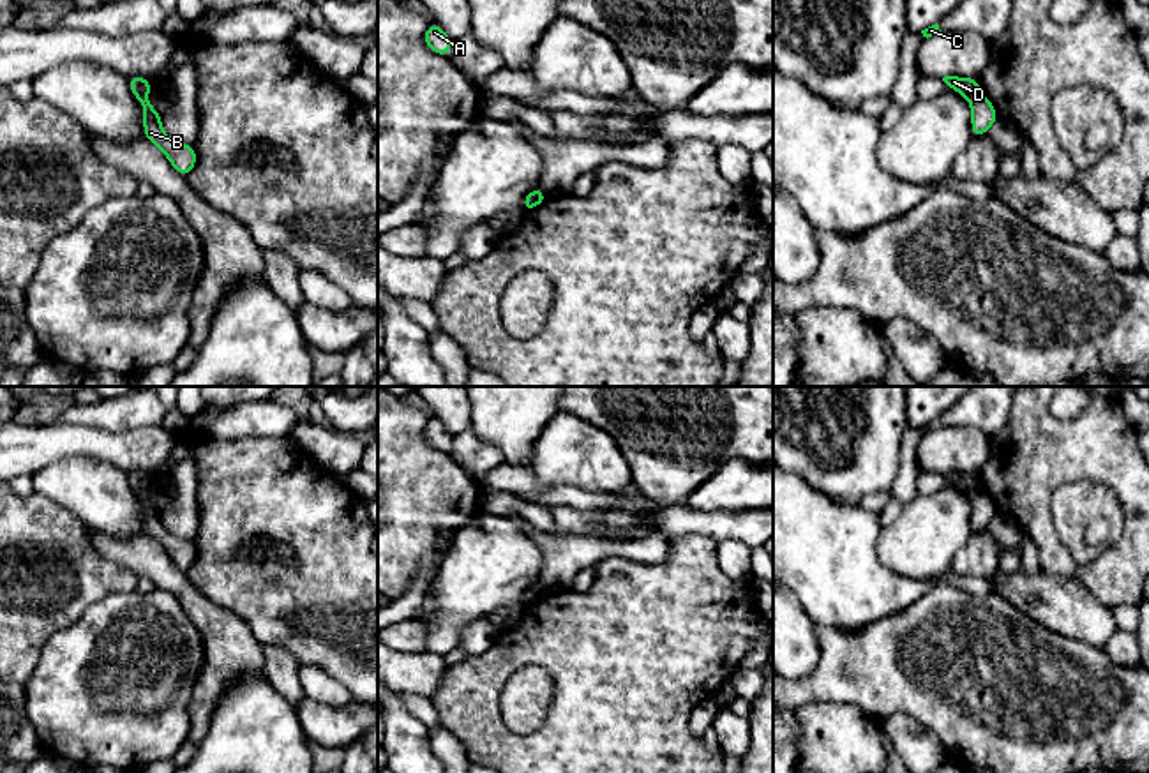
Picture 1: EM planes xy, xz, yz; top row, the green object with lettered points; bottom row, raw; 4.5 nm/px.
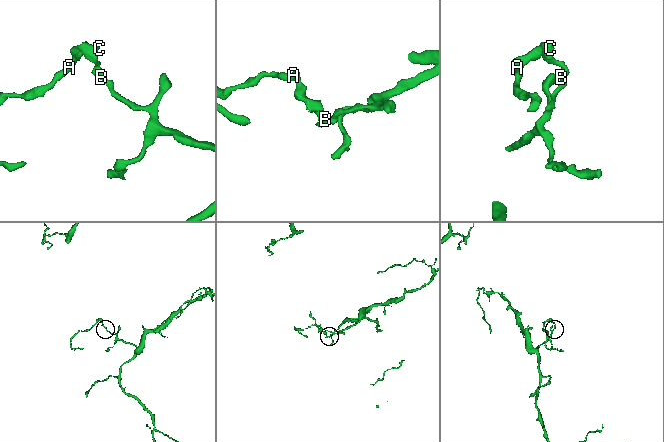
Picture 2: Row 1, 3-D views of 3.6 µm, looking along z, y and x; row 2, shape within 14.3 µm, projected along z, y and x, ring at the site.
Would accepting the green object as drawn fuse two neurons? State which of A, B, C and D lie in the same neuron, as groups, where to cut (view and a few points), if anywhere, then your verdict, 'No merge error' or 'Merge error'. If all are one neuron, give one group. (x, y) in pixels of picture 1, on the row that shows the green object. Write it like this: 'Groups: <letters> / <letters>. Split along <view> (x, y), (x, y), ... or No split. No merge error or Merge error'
Groups: A C D / B. Split along yz (978, 90), (968, 97). Merge error

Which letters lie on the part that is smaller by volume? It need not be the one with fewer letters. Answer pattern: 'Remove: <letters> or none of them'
Remove: A, C, D

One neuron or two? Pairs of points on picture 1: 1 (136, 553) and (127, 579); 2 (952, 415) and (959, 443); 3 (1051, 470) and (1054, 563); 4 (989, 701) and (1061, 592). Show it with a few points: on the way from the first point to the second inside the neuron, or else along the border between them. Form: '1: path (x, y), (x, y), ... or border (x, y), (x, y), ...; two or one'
1: border (94, 547), (103, 556), (127, 567), (136, 577); two
2: border (927, 433), (938, 427), (978, 427), (989, 436); two
3: path (1040, 493), (1040, 528), (1047, 540); one
4: border (1006, 599), (1051, 630), (1079, 639); two

